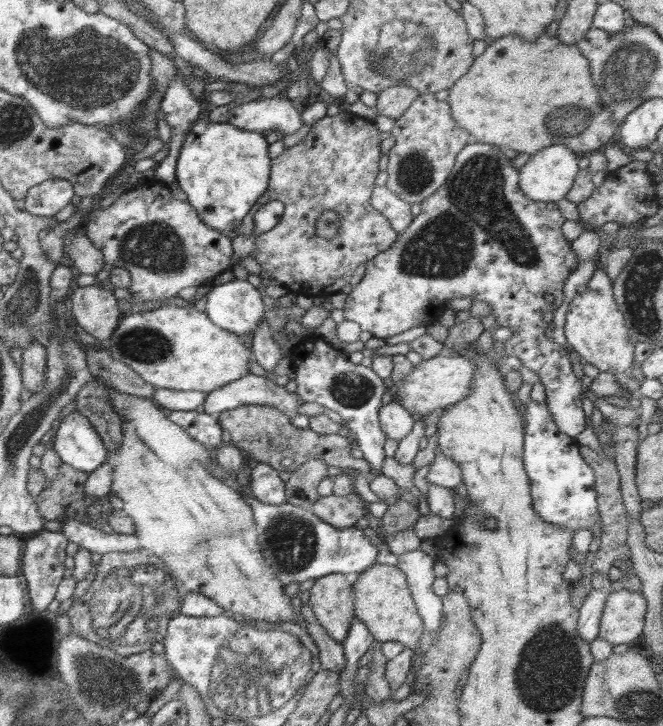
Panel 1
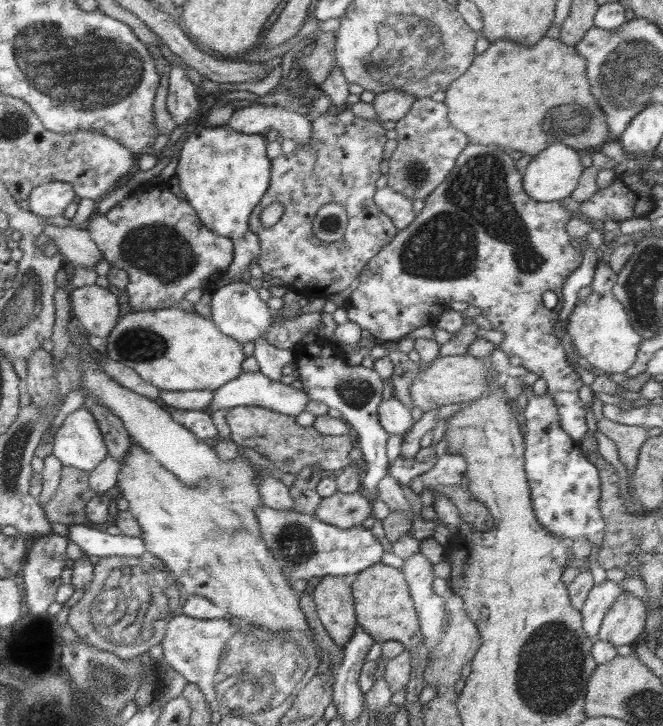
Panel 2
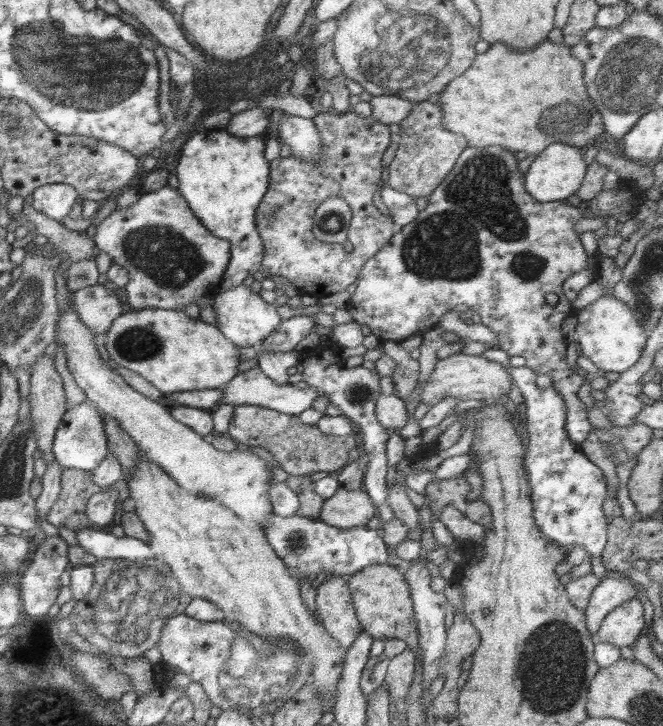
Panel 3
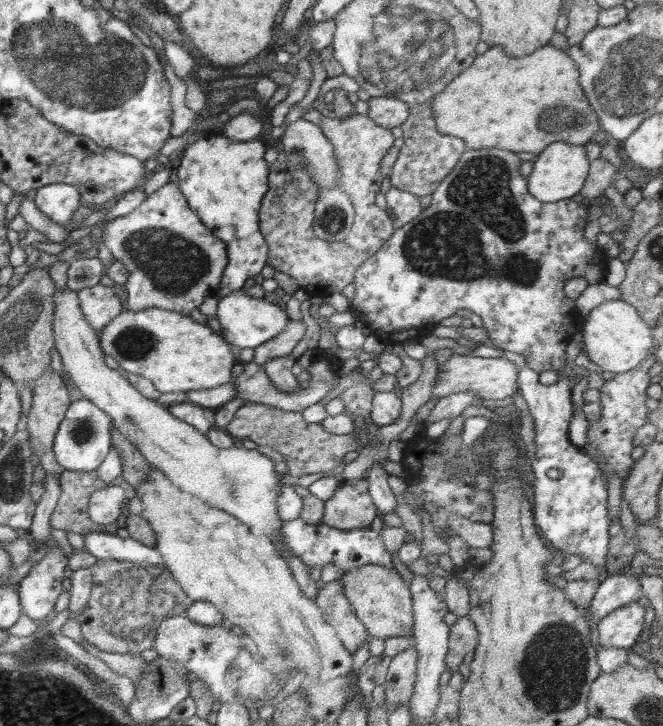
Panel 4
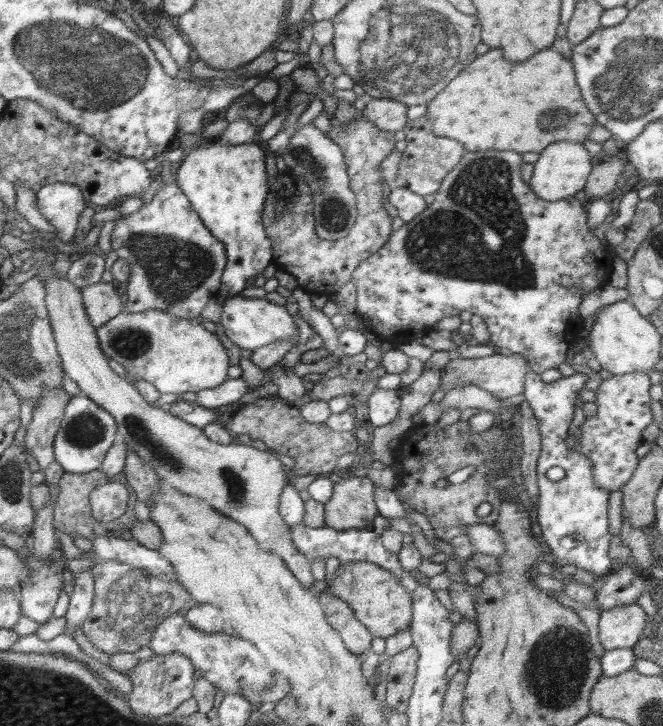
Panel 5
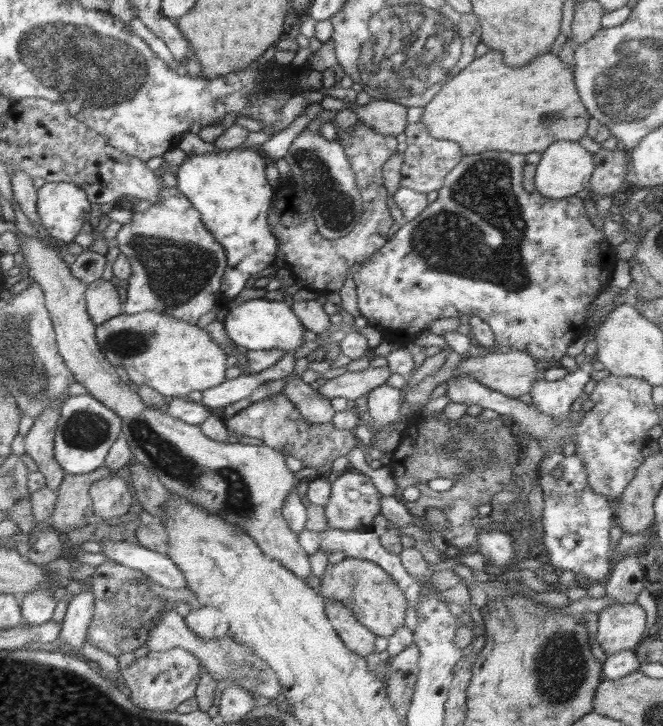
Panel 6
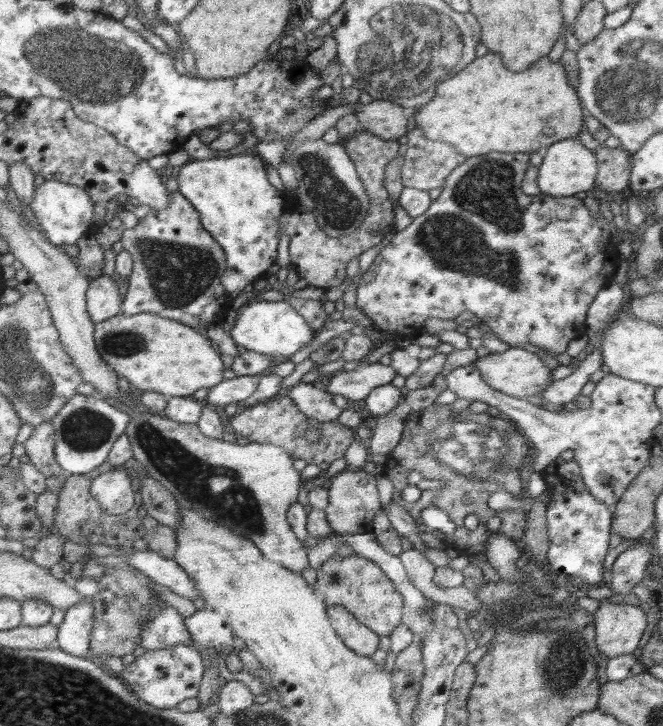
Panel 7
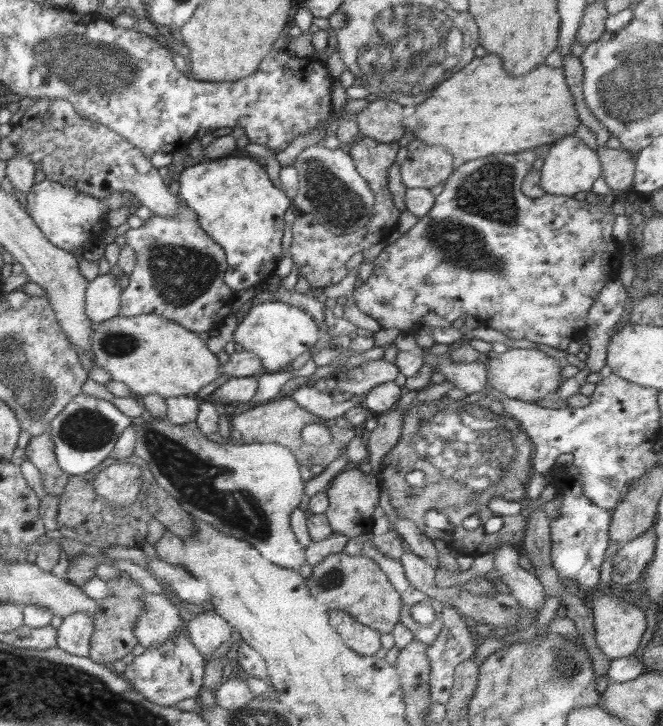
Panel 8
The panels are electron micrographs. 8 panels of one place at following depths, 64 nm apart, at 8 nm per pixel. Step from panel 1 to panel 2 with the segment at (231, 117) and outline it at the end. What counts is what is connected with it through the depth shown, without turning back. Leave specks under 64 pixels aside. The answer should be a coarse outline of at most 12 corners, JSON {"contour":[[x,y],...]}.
{"contour":[[254,102],[234,109],[227,125],[240,134],[278,130],[306,148],[313,122],[281,106]]}

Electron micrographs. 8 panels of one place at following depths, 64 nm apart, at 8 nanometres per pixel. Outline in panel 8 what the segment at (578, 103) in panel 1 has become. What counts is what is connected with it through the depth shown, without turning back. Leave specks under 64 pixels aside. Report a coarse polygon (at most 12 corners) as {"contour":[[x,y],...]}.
{"contour":[[474,58],[402,126],[459,162],[574,135],[563,68]]}

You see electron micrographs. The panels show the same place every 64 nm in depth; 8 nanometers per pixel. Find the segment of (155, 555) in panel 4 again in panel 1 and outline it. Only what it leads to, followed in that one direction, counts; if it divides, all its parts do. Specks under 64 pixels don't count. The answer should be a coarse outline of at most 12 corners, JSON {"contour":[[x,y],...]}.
{"contour":[[76,520],[62,534],[90,554],[141,550],[135,534],[106,533]]}

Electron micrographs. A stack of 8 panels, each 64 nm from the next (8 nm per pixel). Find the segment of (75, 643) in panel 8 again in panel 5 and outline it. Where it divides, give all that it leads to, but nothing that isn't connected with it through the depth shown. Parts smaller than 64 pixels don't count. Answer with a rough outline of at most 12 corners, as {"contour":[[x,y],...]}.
{"contour":[[90,570],[73,574],[65,632],[80,630],[95,596]]}

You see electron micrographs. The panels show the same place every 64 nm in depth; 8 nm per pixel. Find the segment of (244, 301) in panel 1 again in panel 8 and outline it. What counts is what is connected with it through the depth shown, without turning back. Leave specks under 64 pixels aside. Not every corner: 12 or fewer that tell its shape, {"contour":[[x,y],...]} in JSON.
{"contour":[[281,300],[251,306],[232,340],[270,373],[308,352],[312,315]]}

